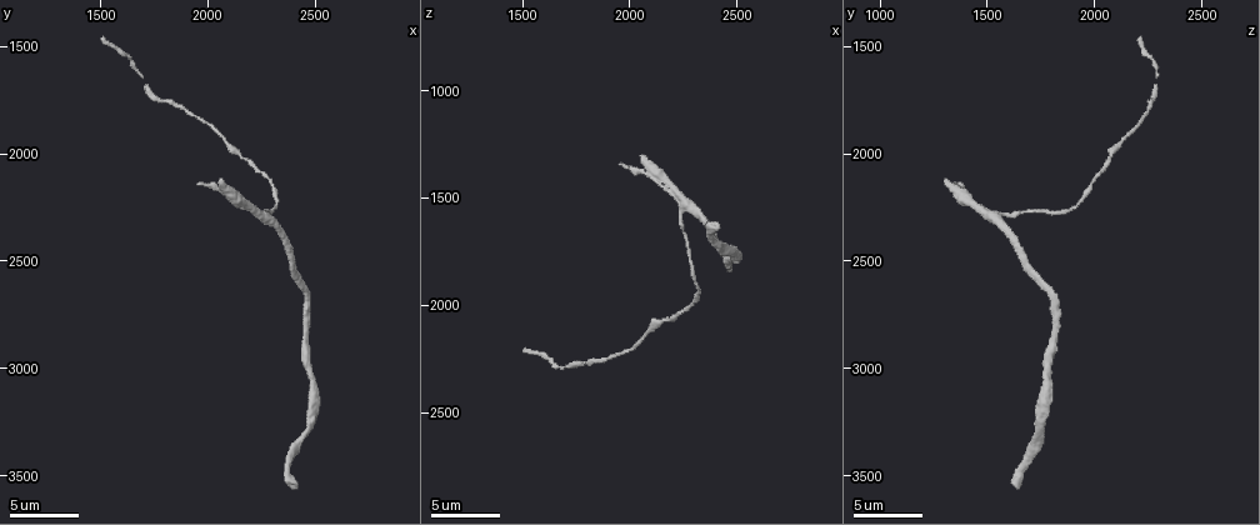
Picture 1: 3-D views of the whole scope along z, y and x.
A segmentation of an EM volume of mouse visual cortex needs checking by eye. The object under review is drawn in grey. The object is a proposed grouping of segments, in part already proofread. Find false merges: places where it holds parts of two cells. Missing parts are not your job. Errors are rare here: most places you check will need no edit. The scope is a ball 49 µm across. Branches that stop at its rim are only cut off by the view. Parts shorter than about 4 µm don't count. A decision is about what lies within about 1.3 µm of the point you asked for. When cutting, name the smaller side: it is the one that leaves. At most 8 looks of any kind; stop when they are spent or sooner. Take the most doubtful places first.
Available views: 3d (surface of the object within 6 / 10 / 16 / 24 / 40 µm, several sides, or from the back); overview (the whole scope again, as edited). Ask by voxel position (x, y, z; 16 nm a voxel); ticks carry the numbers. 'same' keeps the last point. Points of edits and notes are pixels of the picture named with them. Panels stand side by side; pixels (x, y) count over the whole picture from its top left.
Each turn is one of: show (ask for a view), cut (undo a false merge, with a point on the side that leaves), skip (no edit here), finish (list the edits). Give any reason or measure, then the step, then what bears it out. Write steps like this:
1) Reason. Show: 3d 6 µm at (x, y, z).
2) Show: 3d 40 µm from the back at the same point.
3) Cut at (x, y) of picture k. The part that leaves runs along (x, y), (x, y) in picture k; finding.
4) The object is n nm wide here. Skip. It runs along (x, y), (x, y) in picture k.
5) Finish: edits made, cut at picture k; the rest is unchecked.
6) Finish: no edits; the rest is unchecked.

Show: 3d 10 µm at (2280, 2310, 1530).

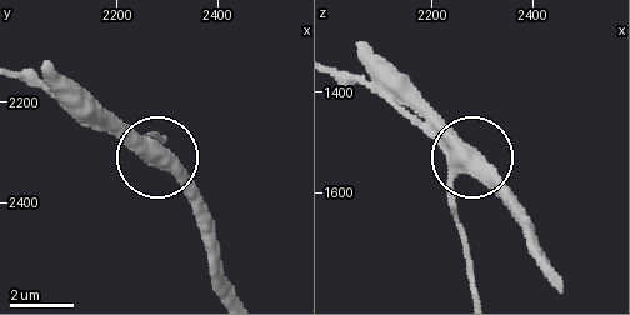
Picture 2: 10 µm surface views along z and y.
Show: 3d 10 µm from the back at (2280, 2300, 1525).

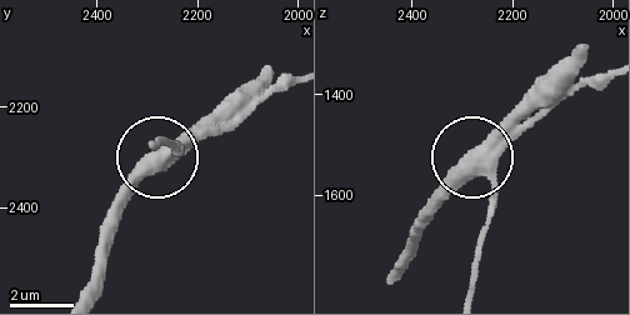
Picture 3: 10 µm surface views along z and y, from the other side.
Skip. It runs along (485, 223), (490, 185), (483, 153), (536, 99) in picture 3; one cell here.

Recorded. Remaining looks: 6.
A narrow waist. Show: 3d 10 µm at (2290, 2130, 1990).

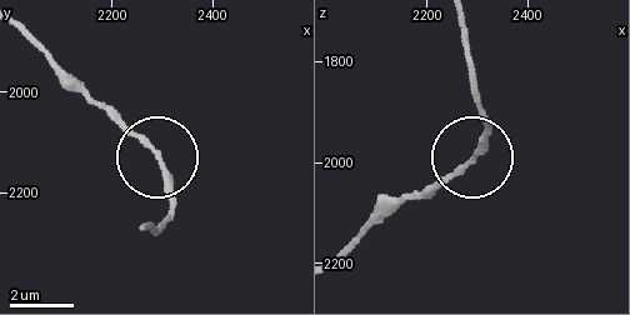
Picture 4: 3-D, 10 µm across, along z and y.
Skip. It runs along (460, 23), (489, 133), (428, 198) in picture 4; all the same cell.

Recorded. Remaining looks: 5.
Sudden change in width. Show: 3d 10 µm at (1850, 1770, 2250).

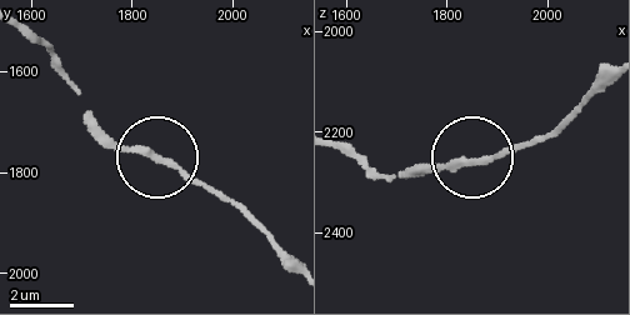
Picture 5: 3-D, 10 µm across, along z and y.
Skip. It runs along (291, 266), (235, 209), (154, 155), (105, 143), (84, 124) in picture 5; continuous, no second cell.

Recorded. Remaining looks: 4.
Thick turns thin. Show: 3d 10 µm at (2070, 1930, 2140).

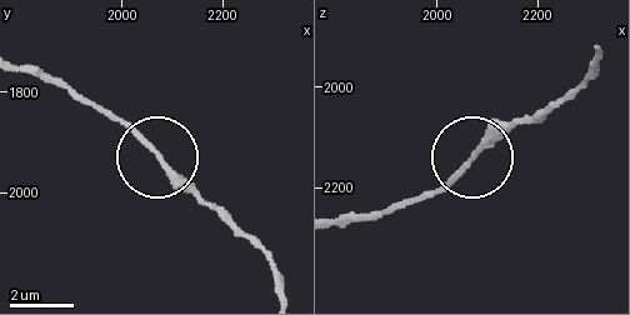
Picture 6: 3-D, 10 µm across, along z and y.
Show: 3d 6 µm at (2080, 1935, 2135).

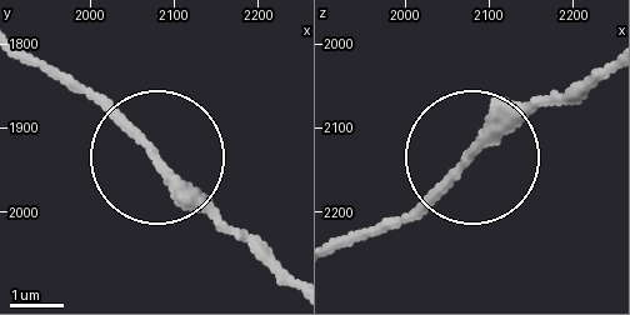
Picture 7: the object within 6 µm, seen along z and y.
The object is 180 nm wide here. Skip. It runs along (596, 71), (529, 108), (399, 224) in picture 7; all the same cell.

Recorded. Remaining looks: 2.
Finish: no edits; the rest is unchecked.

